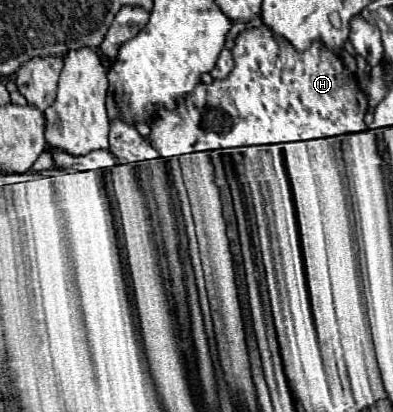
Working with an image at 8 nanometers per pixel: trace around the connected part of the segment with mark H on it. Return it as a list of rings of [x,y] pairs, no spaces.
[[[261,25],[245,29],[235,39],[231,53],[235,67],[223,81],[213,81],[211,85],[199,83],[193,93],[179,101],[175,111],[159,111],[159,119],[151,123],[149,143],[161,153],[161,157],[221,148],[305,141],[367,129],[363,121],[367,113],[367,96],[359,88],[357,79],[351,79],[351,73],[343,67],[339,55],[323,49],[319,43],[313,43],[307,51],[299,53],[287,39]]]

